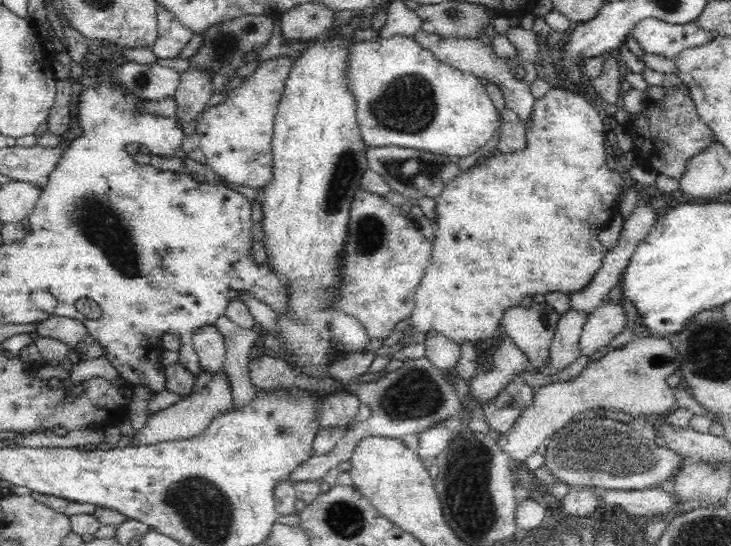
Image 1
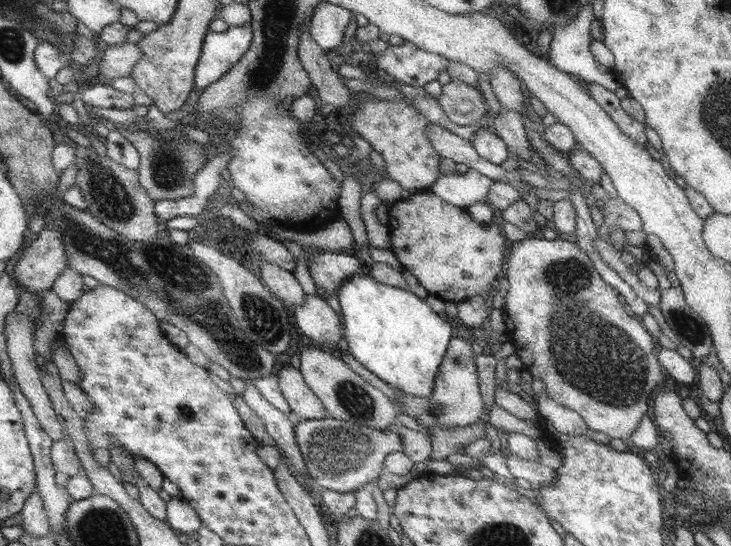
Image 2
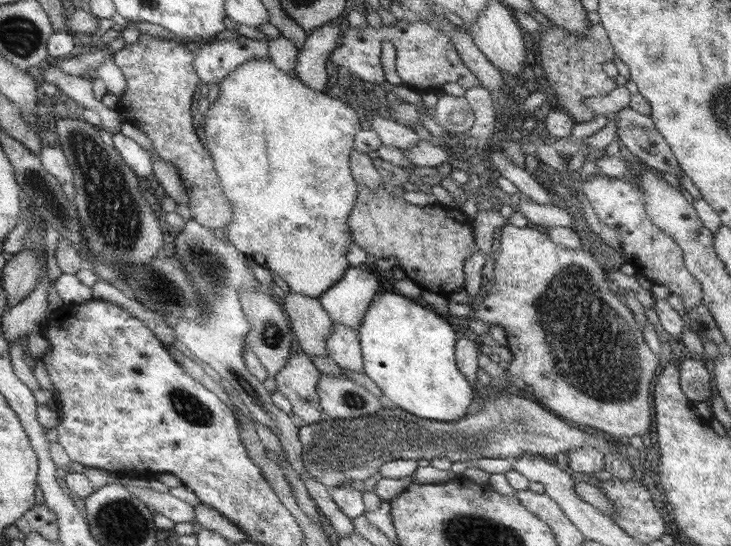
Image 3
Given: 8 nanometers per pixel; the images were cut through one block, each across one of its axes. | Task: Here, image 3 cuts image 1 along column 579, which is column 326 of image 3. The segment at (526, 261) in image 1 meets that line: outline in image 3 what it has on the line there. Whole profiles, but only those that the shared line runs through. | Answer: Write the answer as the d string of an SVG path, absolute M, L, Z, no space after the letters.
M266 58L243 62L239 68L233 70L233 73L229 73L225 79L221 80L218 87L217 98L208 106L202 116L204 118L205 146L209 149L209 154L213 156L213 166L220 177L221 188L233 208L231 221L223 227L229 243L239 251L245 250L243 254L251 262L281 278L293 293L317 299L327 292L329 287L333 287L349 268L347 259L345 259L347 248L352 242L348 215L355 204L357 194L355 178L351 178L351 174L349 174L349 153L351 153L355 134L361 131L357 112L349 104L343 104L341 100L329 97L326 92L309 89L305 83L283 73L274 66L271 60L266 60Z

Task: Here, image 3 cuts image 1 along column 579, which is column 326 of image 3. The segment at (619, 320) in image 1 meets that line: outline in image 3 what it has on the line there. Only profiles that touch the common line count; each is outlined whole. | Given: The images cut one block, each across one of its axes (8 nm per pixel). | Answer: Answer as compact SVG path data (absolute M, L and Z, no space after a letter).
M332 324L329 337L326 337L325 349L327 355L335 364L351 372L363 374L363 361L361 361L361 347L357 333L345 326Z

